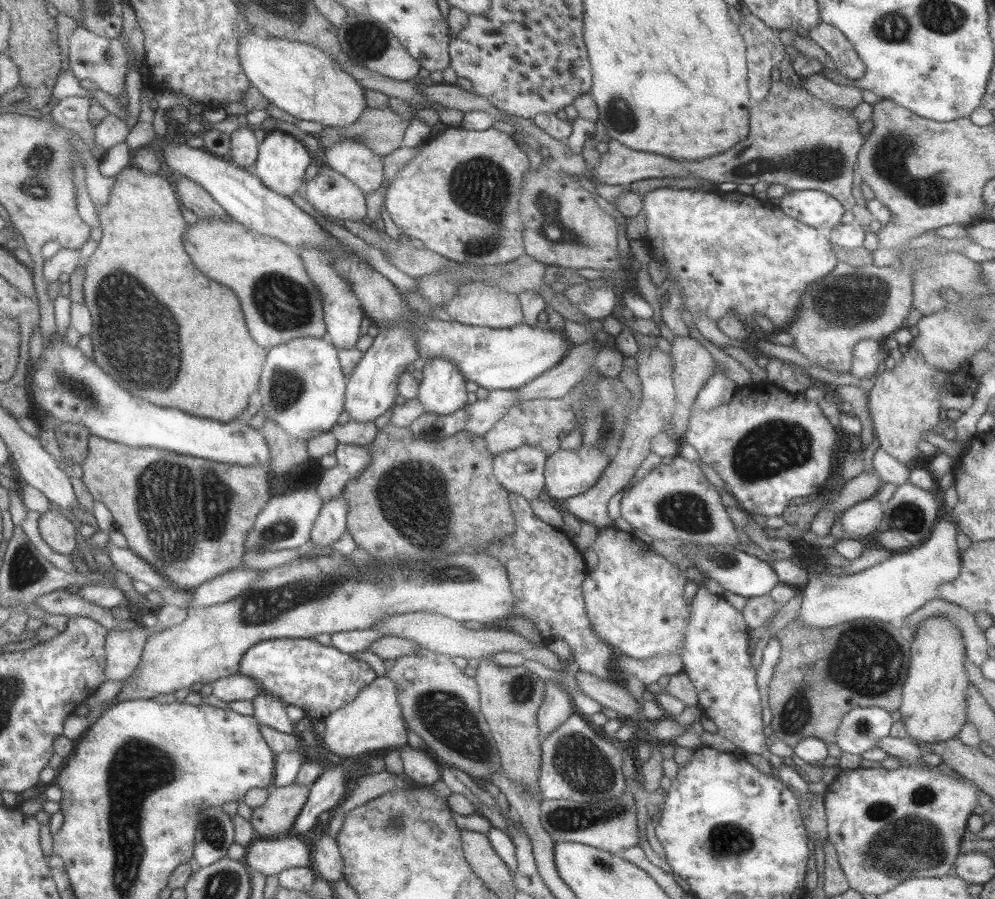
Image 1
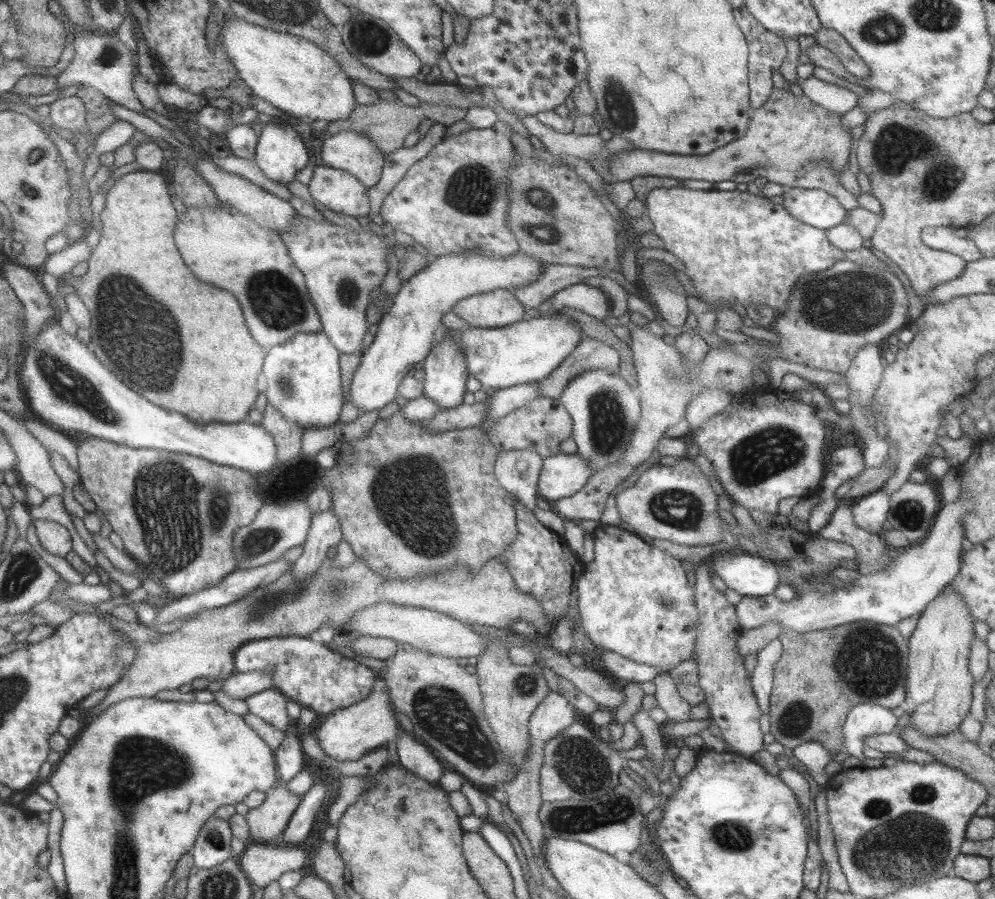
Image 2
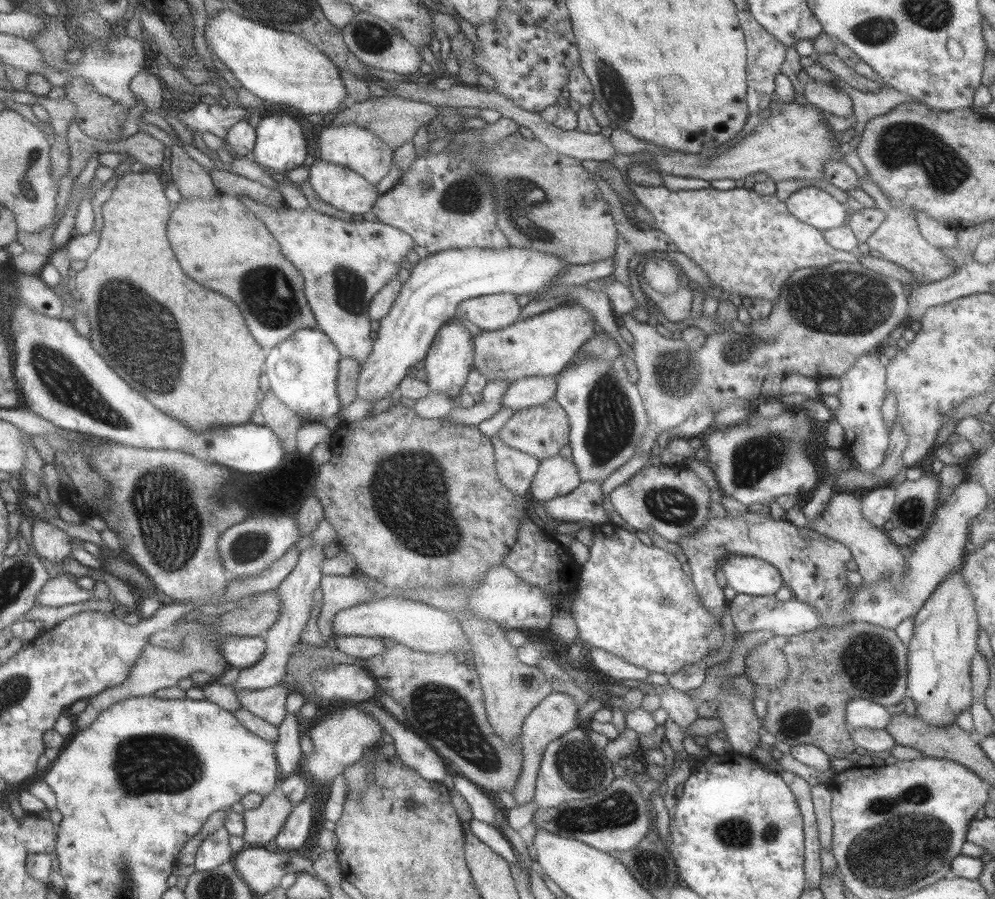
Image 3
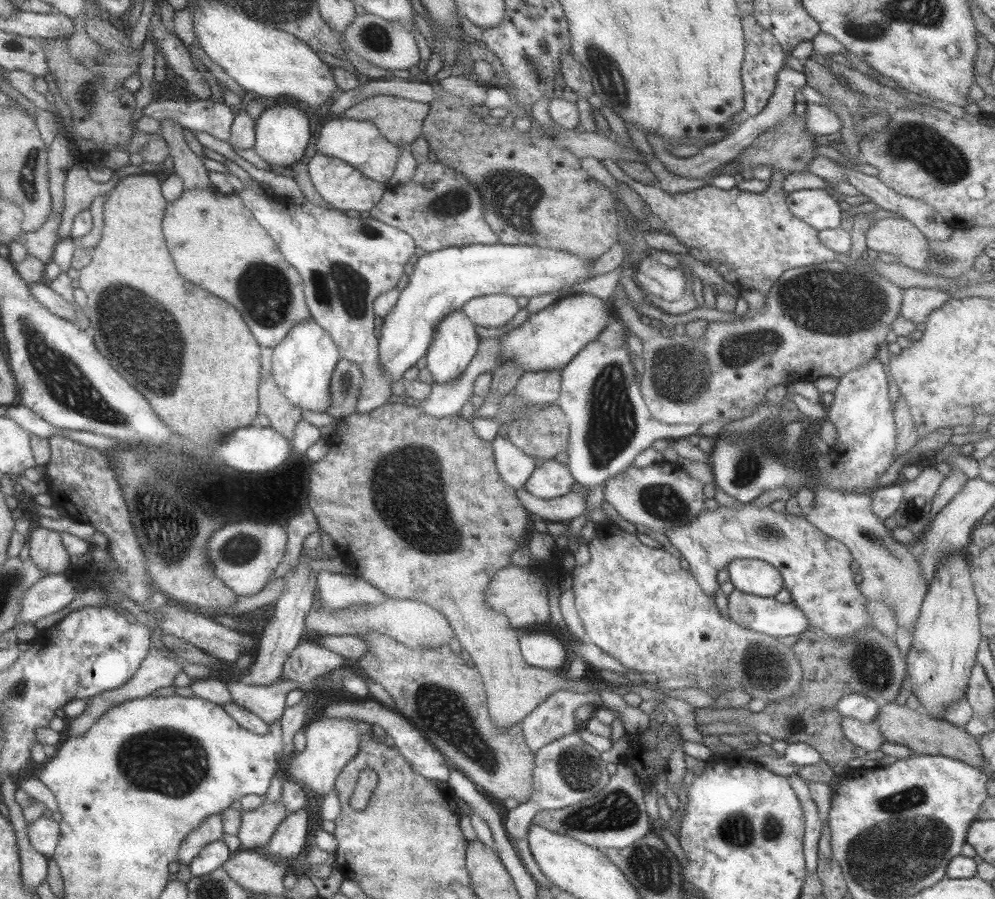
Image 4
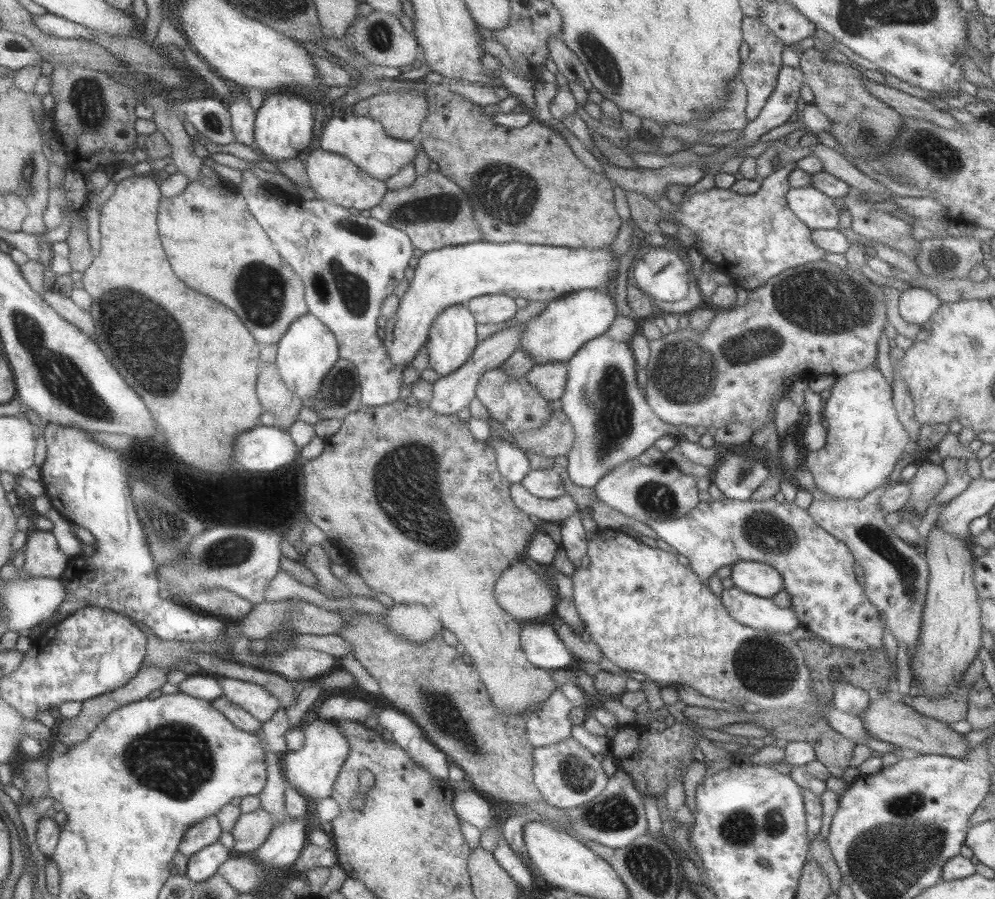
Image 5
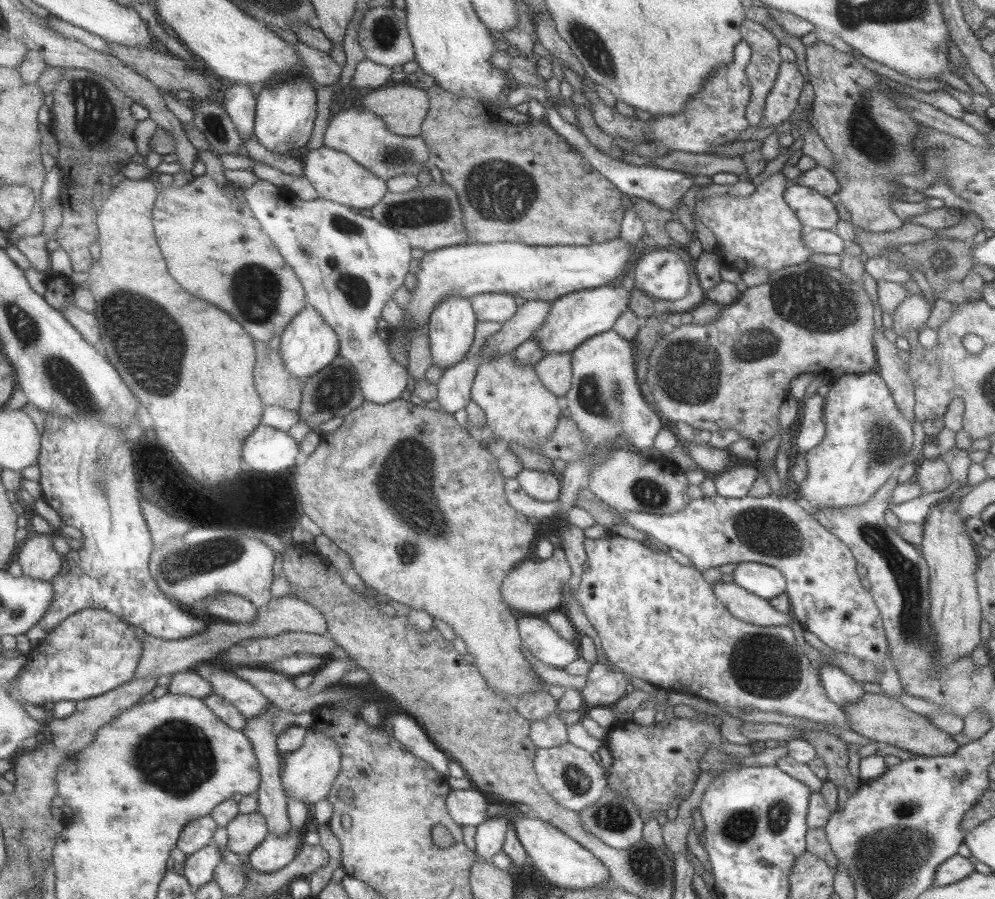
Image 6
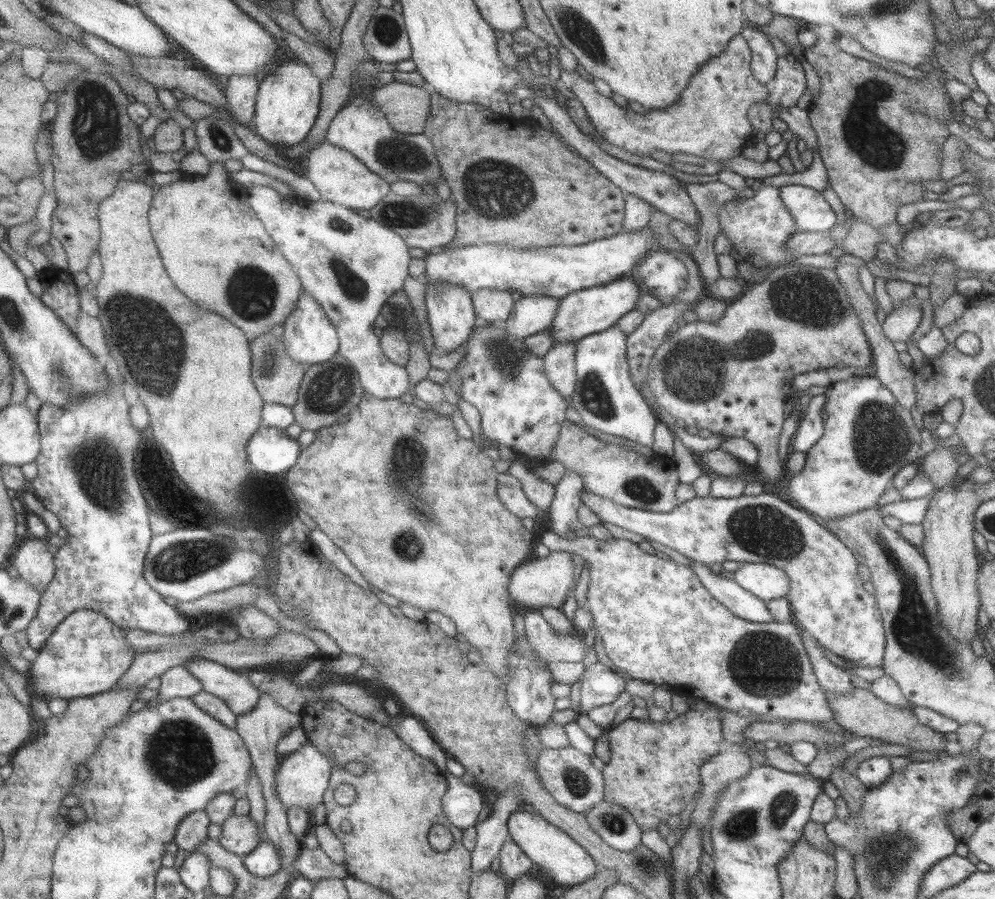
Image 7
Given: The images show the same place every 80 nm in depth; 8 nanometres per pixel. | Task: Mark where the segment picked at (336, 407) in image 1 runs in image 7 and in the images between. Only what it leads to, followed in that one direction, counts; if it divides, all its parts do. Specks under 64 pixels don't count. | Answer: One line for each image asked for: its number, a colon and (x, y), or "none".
2: (302, 375)
3: (301, 370)
4: (301, 365)
5: (307, 350)
6: (307, 344)
7: (309, 337)

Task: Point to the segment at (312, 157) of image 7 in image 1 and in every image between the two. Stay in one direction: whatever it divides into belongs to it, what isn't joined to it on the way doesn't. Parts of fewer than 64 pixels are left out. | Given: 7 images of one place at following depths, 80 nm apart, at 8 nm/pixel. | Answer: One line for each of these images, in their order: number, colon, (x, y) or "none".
1: (335, 197)
2: (335, 189)
3: (339, 186)
4: (342, 186)
5: (332, 177)
6: (335, 176)

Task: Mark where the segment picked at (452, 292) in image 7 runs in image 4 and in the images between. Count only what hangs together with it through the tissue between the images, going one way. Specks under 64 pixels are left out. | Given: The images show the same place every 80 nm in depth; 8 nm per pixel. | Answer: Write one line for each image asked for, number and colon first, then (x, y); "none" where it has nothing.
4: (454, 342)
5: (451, 340)
6: (450, 329)

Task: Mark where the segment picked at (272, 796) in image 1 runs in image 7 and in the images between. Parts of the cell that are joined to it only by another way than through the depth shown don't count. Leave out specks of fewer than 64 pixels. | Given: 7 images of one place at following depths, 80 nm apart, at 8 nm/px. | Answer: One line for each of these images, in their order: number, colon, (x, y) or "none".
2: (266, 822)
3: (261, 824)
4: (256, 826)
5: (250, 830)
6: (245, 831)
7: (238, 834)

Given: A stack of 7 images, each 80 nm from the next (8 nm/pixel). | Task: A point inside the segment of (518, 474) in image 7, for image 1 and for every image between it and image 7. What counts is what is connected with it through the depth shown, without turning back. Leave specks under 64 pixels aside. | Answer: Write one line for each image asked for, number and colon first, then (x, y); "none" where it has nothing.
1: (566, 473)
2: (561, 475)
3: (555, 476)
4: (551, 479)
5: (543, 483)
6: (543, 486)

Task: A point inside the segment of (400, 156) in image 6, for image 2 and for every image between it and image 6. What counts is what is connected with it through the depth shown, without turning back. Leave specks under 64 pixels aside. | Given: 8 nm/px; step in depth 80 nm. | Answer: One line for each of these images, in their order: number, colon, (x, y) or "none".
2: (354, 152)
3: (356, 147)
4: (358, 143)
5: (362, 140)

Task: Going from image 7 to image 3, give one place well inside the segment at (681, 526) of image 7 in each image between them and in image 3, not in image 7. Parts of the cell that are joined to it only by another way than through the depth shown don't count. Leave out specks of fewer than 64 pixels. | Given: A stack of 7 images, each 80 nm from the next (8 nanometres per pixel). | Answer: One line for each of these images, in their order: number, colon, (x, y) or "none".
3: (813, 567)
4: (815, 569)
5: (817, 570)
6: (822, 584)

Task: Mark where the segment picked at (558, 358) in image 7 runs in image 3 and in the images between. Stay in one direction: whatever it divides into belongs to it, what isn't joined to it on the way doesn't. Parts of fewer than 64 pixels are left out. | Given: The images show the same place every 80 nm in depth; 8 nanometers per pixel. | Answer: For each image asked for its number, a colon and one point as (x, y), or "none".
3: (528, 391)
4: (534, 387)
5: (548, 378)
6: (554, 370)

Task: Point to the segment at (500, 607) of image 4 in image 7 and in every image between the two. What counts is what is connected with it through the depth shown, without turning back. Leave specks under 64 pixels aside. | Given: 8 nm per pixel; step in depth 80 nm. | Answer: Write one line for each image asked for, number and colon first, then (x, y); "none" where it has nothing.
5: (520, 590)
6: (534, 585)
7: (546, 580)

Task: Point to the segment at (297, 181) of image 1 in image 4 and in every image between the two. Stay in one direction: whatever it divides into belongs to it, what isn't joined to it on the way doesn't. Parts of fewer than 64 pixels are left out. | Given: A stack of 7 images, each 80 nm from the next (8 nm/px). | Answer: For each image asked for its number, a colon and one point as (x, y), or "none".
2: (279, 153)
3: (279, 145)
4: (281, 131)

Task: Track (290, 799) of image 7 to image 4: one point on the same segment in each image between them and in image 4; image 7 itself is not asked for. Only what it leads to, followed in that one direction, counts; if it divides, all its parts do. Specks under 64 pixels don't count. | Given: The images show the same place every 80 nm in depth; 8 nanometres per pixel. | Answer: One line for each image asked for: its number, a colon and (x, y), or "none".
4: (330, 742)
5: (311, 770)
6: (308, 773)

